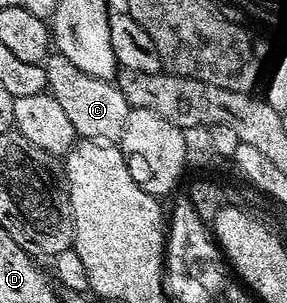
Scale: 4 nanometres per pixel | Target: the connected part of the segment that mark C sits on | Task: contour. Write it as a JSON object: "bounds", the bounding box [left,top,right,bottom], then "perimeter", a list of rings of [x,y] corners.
{"bounds":[43,53,130,145],"perimeter":[[[59,53],[49,54],[43,65],[48,82],[47,94],[52,95],[58,105],[62,105],[62,110],[66,117],[70,117],[70,125],[74,125],[80,139],[95,139],[109,145],[120,140],[130,108],[115,82],[90,77],[90,73],[78,69],[70,57]]]}

